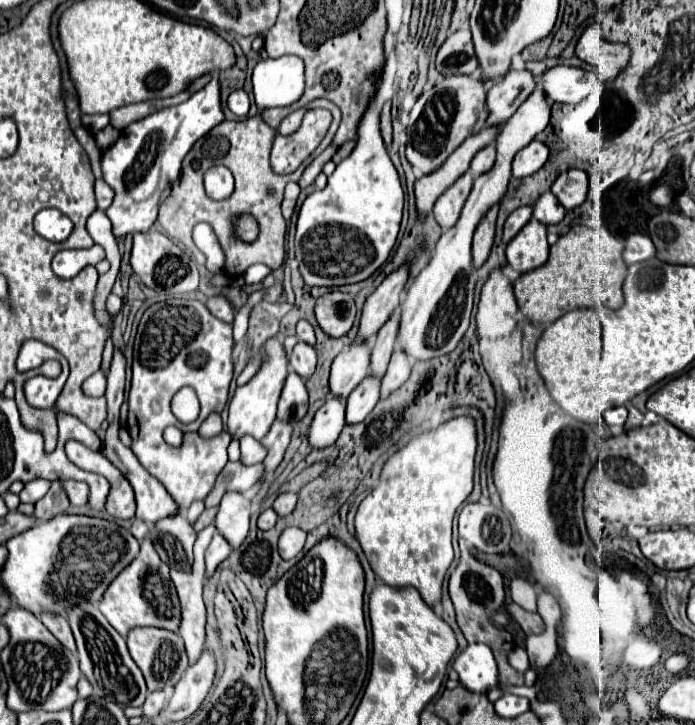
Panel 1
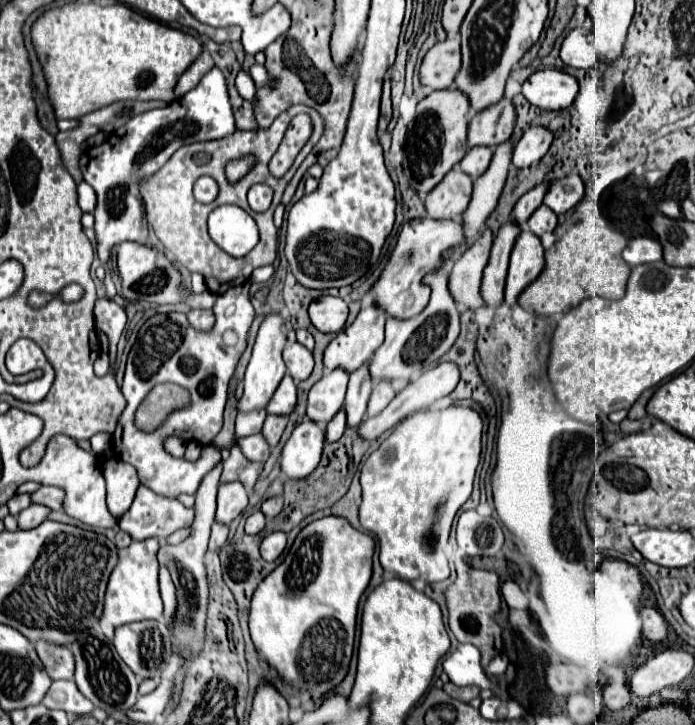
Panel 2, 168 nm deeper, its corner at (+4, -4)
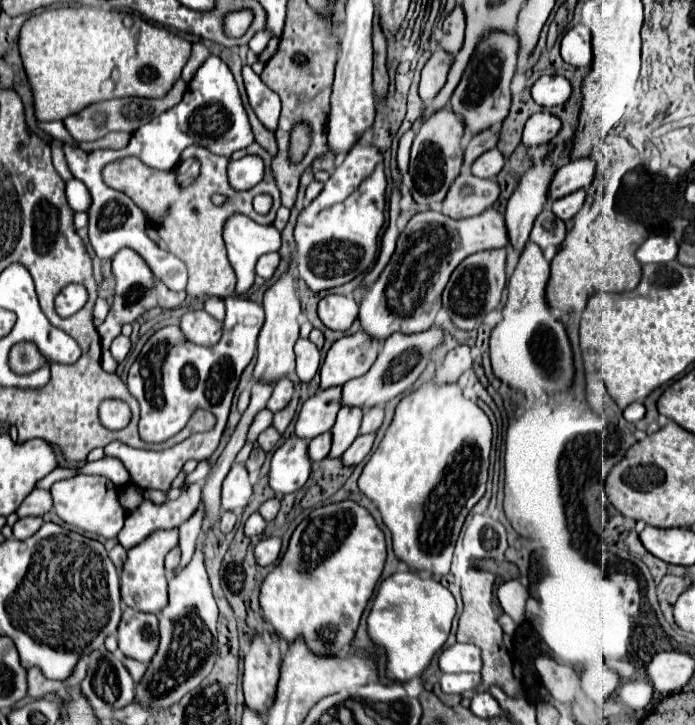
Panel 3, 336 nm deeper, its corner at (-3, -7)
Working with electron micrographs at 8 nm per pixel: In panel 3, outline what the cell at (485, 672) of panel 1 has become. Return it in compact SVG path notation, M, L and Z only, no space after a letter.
M455 644L441 652L439 668L449 674L481 672L481 652L475 644Z

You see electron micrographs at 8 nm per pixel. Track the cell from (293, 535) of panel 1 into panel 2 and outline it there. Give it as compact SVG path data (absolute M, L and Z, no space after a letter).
M270 533L264 537L262 545L260 545L260 555L264 561L276 561L280 557L280 553L286 547L286 533Z

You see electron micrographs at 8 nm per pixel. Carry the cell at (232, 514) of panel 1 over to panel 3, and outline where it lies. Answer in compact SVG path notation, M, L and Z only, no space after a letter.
M233 464L231 472L223 480L221 510L223 512L241 512L251 500L251 482L243 464Z

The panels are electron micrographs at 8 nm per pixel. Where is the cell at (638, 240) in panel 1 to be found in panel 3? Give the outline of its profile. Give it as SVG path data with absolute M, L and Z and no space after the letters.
M649 236L635 252L641 264L671 262L677 256L677 242L673 236Z

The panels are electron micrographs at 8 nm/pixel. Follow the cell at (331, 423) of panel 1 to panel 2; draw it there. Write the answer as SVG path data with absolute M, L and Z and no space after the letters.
M302 421L280 453L280 471L288 479L308 477L320 463L324 449L324 429L314 421Z

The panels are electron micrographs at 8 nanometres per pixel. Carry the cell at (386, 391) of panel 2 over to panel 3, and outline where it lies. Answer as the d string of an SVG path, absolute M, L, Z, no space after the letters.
M383 406L367 408L365 416L363 416L363 424L361 424L361 434L375 432L383 424L383 418L385 418L385 408Z

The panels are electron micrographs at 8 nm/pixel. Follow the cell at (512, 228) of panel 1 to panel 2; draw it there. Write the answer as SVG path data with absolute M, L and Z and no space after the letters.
M540 183L540 185L536 185L534 189L530 189L528 193L524 193L524 195L518 199L518 203L516 203L514 211L512 211L512 217L514 217L516 223L522 225L522 223L528 221L528 217L530 217L530 215L538 209L538 205L542 203L542 199L544 199L548 187L550 187L550 183Z

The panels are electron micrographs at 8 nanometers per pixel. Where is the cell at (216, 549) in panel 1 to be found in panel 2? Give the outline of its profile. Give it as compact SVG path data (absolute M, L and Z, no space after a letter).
M218 521L212 525L212 535L210 535L210 545L208 545L208 549L210 551L216 551L216 549L220 549L224 543L226 543L226 539L228 539L228 525L220 525Z

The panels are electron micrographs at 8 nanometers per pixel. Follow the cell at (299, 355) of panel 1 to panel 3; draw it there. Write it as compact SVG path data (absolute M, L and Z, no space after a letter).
M299 338L295 344L295 356L297 356L297 376L301 382L311 382L313 376L319 370L321 354L317 346L311 340Z

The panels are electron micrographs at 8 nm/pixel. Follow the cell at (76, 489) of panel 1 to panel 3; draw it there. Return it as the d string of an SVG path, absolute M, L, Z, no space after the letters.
M33 490L33 492L23 500L23 504L19 506L17 514L19 514L19 518L23 518L23 516L43 516L43 514L47 514L51 508L53 508L51 492L47 492L47 490Z

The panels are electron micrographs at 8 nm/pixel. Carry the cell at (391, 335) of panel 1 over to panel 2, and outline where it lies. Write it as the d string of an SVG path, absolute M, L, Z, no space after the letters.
M362 365L358 371L350 375L348 391L346 391L346 401L344 401L344 411L346 411L346 421L348 429L358 427L362 423L362 417L366 413L366 405L370 399L372 391L372 379L368 375L368 365Z

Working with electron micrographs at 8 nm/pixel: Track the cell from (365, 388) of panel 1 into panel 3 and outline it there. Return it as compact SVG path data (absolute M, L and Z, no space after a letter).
M325 432L323 436L317 436L309 442L309 452L311 452L311 460L317 462L317 460L323 460L327 458L329 450L331 450L331 432Z

